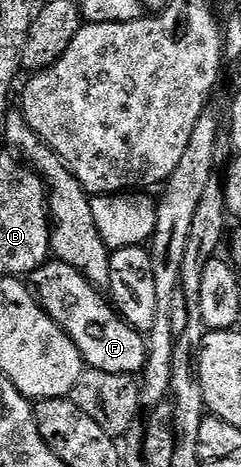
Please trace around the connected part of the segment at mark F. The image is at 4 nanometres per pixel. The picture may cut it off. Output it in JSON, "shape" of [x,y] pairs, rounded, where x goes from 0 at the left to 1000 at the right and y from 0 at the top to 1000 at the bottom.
{"shape":[[[207,557],[137,580],[124,604],[191,672],[303,728],[369,790],[585,803],[606,777],[606,724],[506,687],[485,662],[436,636],[419,638],[402,612],[332,580],[290,565]]]}

